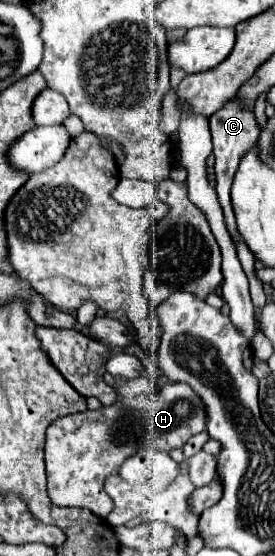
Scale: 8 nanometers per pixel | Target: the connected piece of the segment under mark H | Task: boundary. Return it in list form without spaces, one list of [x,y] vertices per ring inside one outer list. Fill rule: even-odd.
[[[167,383],[159,397],[119,399],[111,407],[59,417],[47,429],[45,471],[47,491],[59,507],[83,507],[107,519],[113,509],[111,497],[103,489],[107,475],[115,475],[121,463],[135,455],[145,441],[155,441],[163,451],[183,447],[191,435],[205,431],[205,405],[187,383]]]

